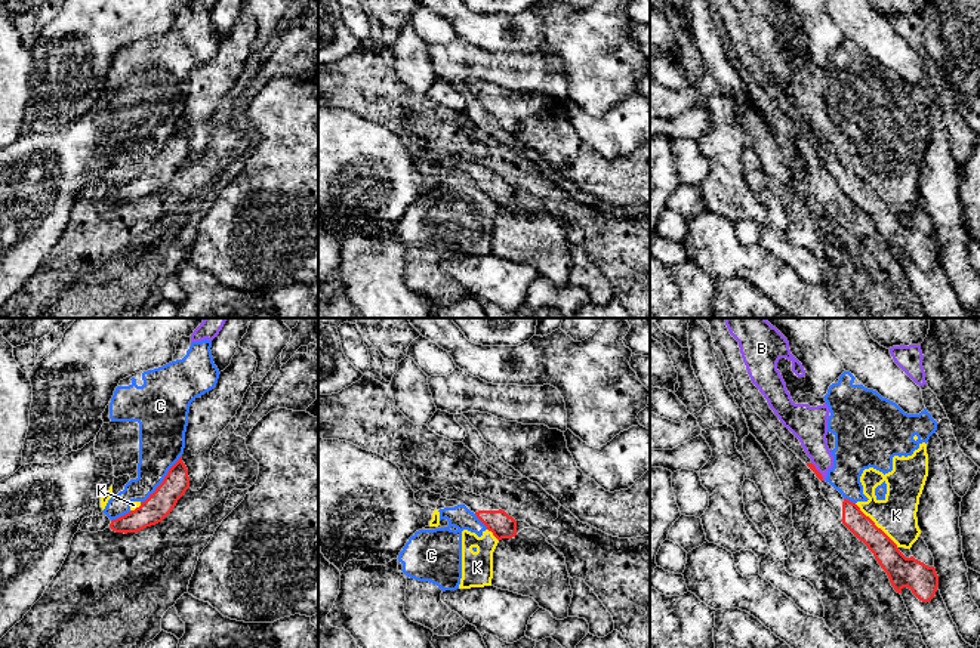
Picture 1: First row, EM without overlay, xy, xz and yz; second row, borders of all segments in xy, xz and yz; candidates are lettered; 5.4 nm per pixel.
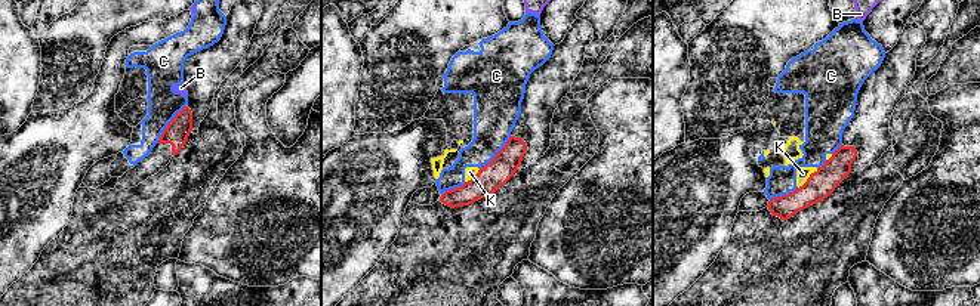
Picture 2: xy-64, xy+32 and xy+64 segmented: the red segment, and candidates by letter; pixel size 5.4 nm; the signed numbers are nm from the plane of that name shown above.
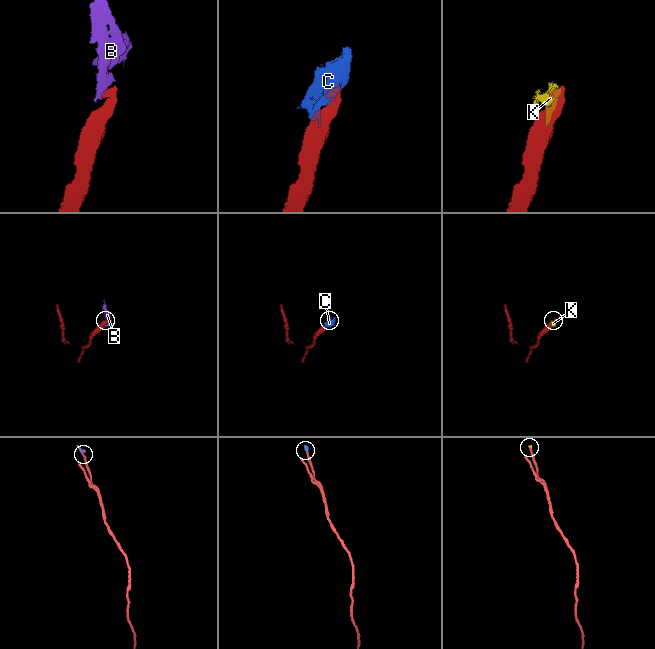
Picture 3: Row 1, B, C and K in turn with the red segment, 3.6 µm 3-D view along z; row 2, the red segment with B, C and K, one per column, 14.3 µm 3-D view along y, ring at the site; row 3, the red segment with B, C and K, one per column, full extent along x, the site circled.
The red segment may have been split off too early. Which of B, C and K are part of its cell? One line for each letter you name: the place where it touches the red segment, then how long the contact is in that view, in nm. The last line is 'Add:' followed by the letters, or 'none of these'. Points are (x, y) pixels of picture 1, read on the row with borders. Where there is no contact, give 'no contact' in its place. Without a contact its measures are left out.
Add: none of these

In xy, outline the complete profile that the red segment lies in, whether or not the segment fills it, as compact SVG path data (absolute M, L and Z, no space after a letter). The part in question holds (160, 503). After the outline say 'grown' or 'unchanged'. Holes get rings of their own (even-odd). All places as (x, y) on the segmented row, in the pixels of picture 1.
M182 456L169 469L163 482L139 507L113 519L110 528L115 533L138 533L161 522L176 506L178 500L189 488L189 476Z; unchanged

